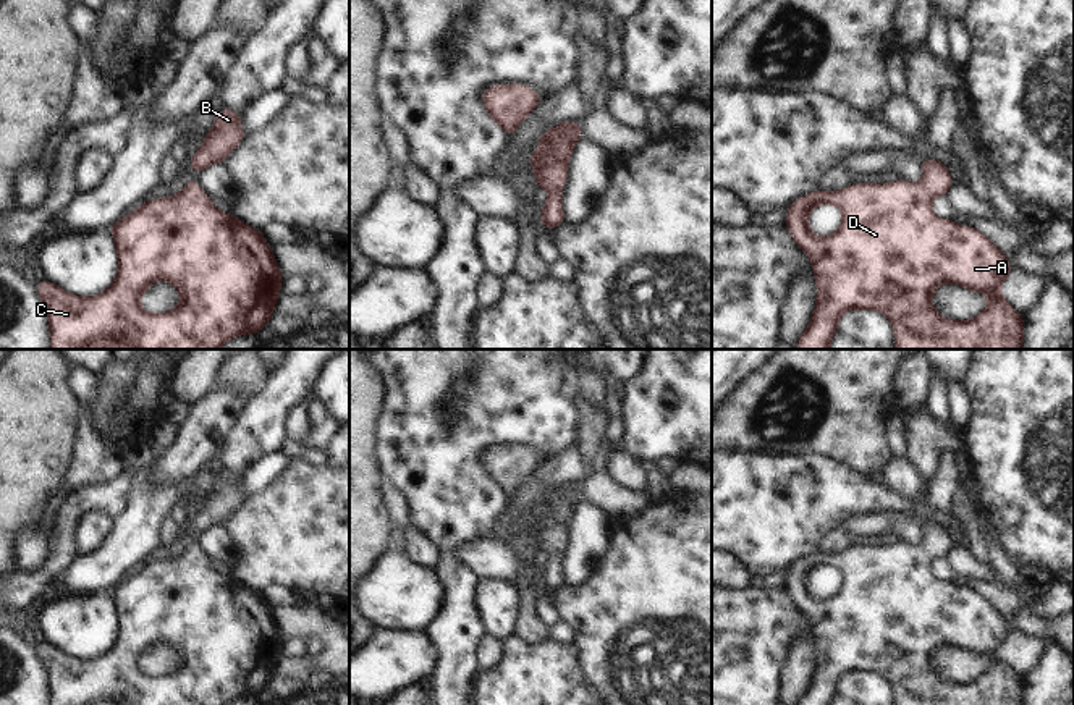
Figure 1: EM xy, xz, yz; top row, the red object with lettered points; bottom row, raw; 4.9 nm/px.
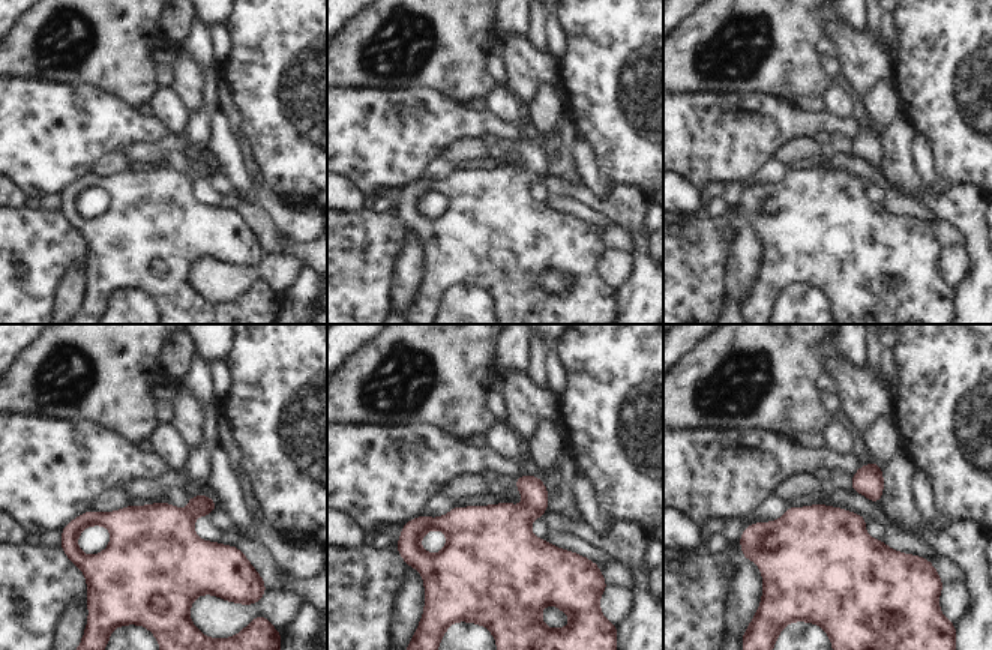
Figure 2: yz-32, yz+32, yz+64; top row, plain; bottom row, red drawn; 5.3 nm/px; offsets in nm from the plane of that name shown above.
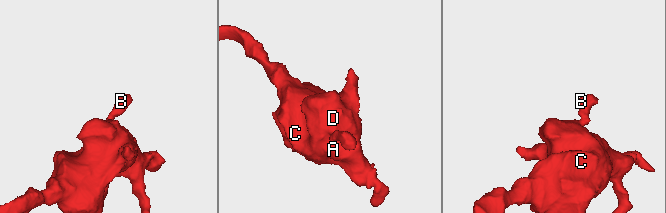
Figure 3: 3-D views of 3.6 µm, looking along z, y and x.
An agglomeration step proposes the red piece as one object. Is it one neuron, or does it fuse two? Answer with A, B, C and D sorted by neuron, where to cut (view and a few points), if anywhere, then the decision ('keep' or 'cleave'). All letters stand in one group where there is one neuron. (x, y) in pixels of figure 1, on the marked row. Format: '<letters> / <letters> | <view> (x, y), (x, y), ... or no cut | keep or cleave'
A B C D | no cut | keep

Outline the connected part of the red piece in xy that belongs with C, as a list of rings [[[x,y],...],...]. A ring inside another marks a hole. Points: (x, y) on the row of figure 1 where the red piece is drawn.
[[[194,178],[188,179],[178,196],[144,202],[108,231],[115,238],[118,273],[107,291],[94,298],[78,298],[45,278],[34,285],[47,309],[50,349],[218,349],[239,335],[257,335],[273,315],[283,277],[270,244],[260,230],[247,226],[230,212],[217,210]],[[159,280],[171,283],[181,302],[167,314],[149,314],[141,307],[141,296]]]

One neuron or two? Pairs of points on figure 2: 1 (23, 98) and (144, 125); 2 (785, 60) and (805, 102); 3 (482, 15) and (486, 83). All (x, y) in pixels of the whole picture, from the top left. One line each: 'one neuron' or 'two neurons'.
1: one neuron
2: two neurons
3: one neuron

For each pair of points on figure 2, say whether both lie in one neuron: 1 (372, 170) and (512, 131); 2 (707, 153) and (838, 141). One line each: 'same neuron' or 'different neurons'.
1: same neuron
2: different neurons

